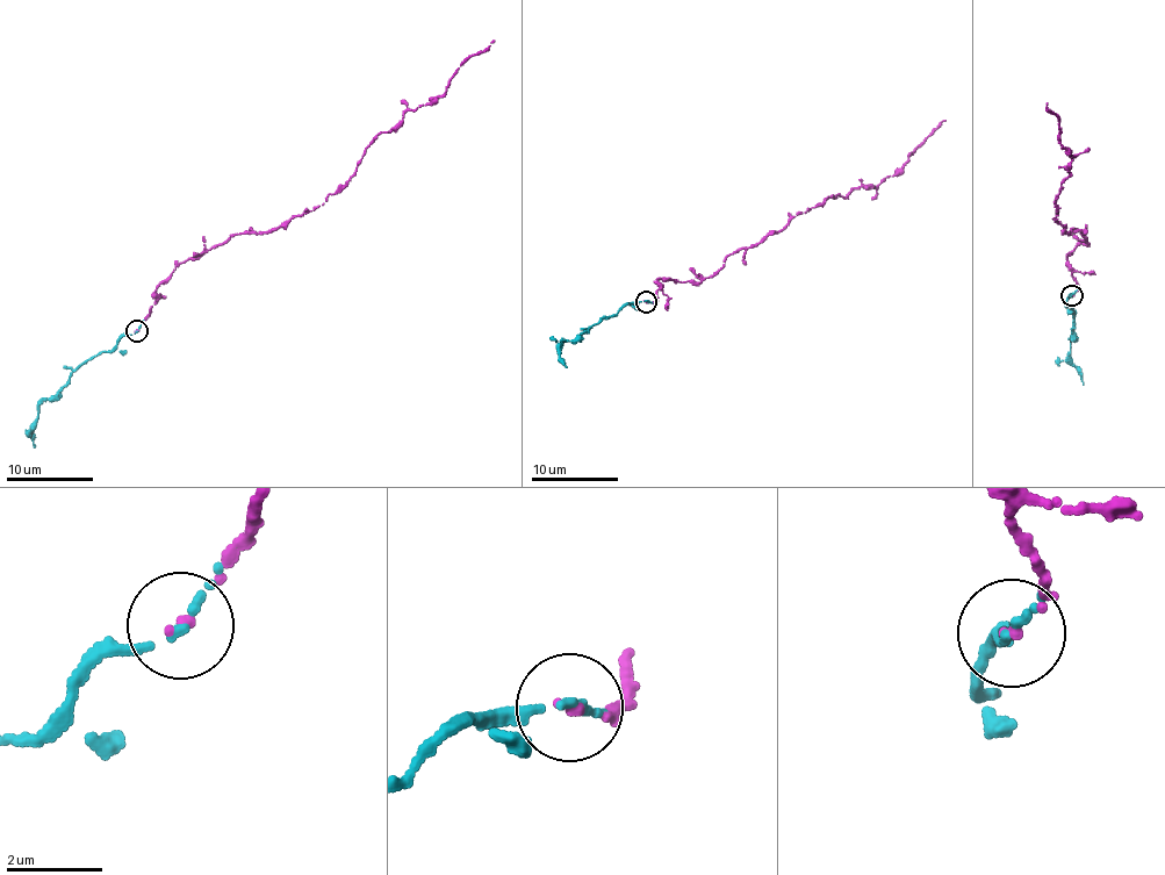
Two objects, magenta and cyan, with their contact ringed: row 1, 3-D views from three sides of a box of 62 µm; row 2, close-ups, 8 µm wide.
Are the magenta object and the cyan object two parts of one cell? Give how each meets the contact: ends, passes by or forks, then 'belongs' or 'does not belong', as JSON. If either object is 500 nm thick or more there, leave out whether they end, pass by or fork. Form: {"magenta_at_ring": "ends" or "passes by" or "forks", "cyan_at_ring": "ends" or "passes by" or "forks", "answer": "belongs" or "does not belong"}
{"magenta_at_ring": "ends", "cyan_at_ring": "passes by", "answer": "belongs"}

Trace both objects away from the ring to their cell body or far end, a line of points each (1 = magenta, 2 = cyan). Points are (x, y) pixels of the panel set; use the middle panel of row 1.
1: (645, 302), (654, 301), (657, 279), (717, 275), (727, 256), (799, 214), (897, 176), (944, 121)
2: (645, 300), (624, 303), (616, 314), (604, 316), (576, 341), (562, 342), (560, 352), (567, 367)

